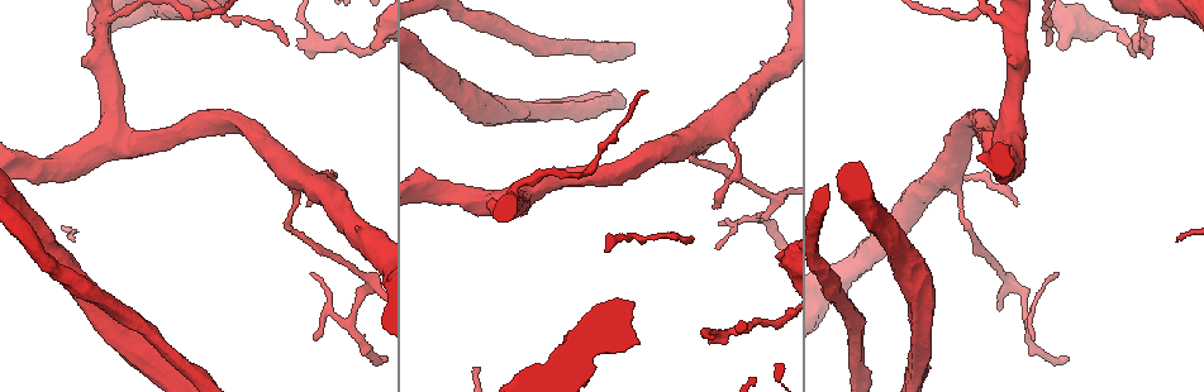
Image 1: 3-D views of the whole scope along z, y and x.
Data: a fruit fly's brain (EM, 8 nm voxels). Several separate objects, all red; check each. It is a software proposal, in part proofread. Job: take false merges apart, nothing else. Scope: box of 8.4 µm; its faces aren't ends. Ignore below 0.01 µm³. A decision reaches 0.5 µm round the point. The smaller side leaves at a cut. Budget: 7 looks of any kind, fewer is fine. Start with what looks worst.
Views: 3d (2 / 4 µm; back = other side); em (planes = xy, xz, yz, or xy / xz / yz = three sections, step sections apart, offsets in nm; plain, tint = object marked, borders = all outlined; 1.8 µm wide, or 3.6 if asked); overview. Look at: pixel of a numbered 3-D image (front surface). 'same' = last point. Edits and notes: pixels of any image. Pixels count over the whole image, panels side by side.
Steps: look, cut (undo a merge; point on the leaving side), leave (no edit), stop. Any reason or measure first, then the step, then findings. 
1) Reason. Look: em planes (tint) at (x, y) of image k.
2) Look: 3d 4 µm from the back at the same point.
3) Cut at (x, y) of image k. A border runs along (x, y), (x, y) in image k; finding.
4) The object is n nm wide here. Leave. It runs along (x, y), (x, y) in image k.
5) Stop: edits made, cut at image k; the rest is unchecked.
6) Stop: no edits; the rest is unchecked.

Sharp bend. Look: 3d 2 µm at (349, 324) of image 1.

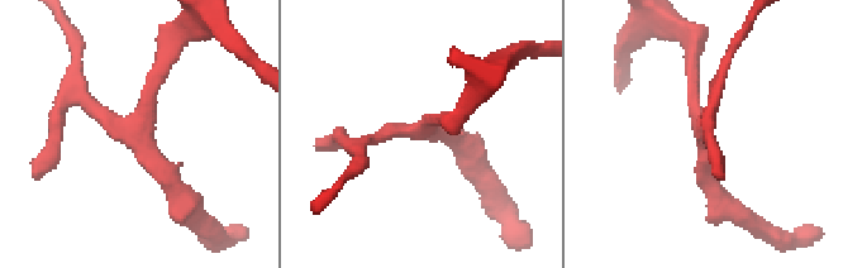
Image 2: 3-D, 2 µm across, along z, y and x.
Look: em yz step 16 (tint) at (415, 126) of image 2.

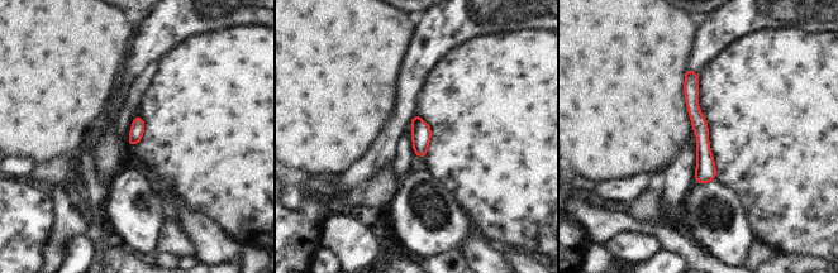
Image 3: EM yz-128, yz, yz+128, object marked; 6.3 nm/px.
Cut it another way. Look: em planes (tint) at the same point.

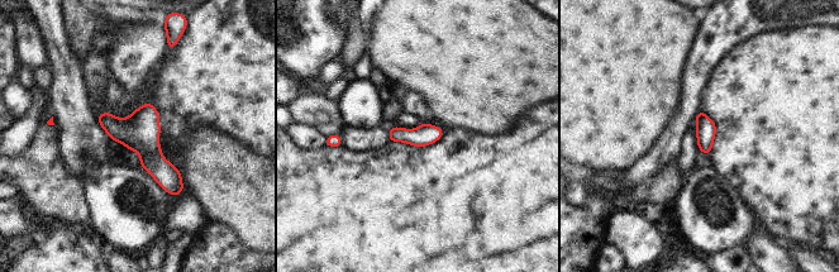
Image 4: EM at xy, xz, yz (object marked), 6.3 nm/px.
Leave. It runs along (101, 117), (125, 130), (179, 189) in image 4; all the same neuron.

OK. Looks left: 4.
Look: em planes (tint) at (296, 183) of image 1.

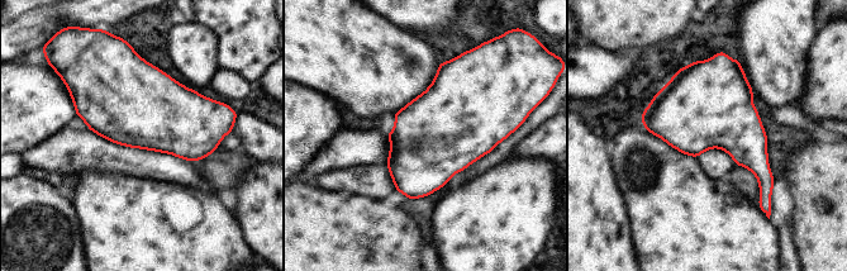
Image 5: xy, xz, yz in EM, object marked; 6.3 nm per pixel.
The object is 440 nm wide here. Leave. All the same neuron.

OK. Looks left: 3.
Thin neck. Look: 3d 4 µm from the back at (1141, 28) of image 1.

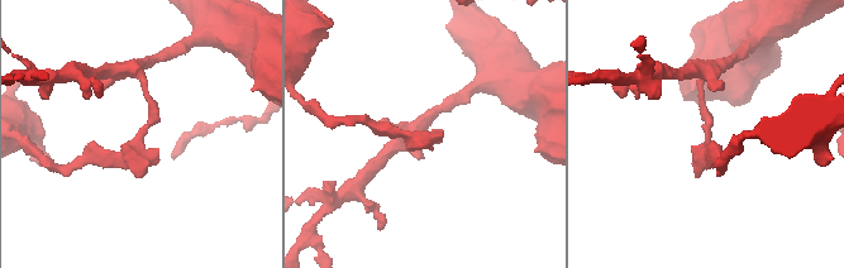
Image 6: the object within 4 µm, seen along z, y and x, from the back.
Now the EM. Look: em planes (tint) at (140, 135) of image 6.

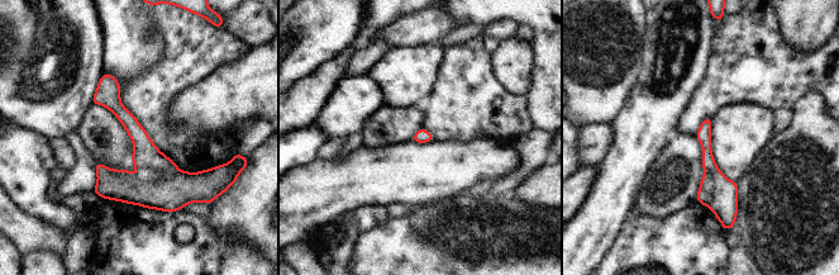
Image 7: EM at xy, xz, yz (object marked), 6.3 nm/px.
Cut at (705, 193) of image 7. The part that leaves runs along (201, 175), (175, 190), (98, 190) in image 7; two neurons meet here.

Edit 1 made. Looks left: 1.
Stop: edits made, cut at image 7; the rest is unchecked.

